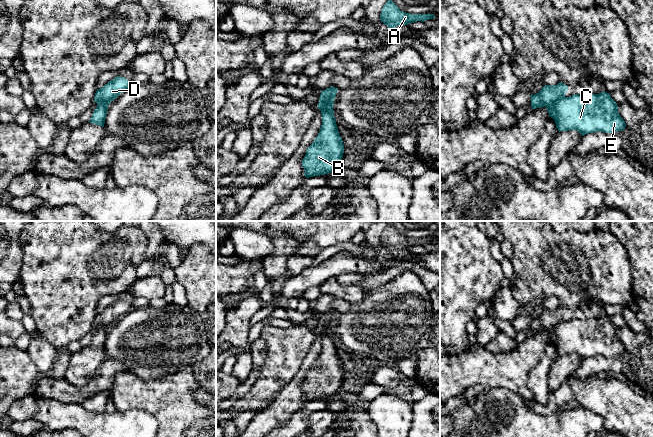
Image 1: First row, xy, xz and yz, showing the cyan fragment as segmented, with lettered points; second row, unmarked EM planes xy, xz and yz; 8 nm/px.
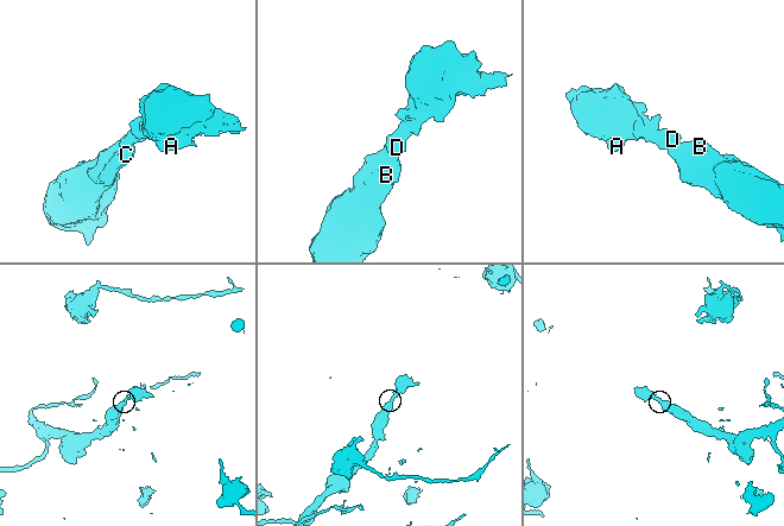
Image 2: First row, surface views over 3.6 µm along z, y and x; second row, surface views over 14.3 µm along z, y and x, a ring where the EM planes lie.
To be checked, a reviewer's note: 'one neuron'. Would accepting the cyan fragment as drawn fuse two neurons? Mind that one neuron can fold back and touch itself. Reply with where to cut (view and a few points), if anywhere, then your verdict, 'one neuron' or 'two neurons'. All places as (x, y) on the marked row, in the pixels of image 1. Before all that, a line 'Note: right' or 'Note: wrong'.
Note: wrong
cut in yz along (564, 96), (546, 107); two neurons

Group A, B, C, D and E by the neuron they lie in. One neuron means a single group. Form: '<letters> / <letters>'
A D / B C E

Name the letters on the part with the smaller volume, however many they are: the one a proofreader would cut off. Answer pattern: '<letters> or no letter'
A, D

